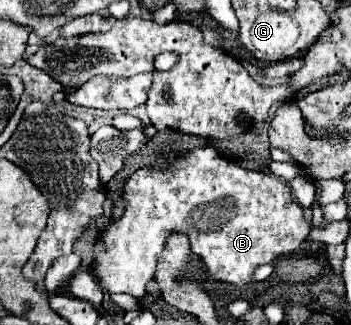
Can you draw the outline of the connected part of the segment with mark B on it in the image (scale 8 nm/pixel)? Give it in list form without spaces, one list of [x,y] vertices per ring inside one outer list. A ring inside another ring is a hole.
[[[211,146],[197,148],[179,158],[167,147],[161,166],[137,170],[127,180],[123,190],[125,212],[121,218],[109,218],[105,230],[99,232],[99,238],[93,246],[93,262],[89,266],[93,278],[105,292],[125,292],[135,298],[143,298],[147,294],[147,284],[155,280],[157,258],[165,250],[167,238],[173,232],[185,234],[189,238],[191,252],[201,256],[209,274],[215,280],[243,286],[251,280],[251,274],[257,266],[269,264],[277,256],[293,254],[311,230],[311,224],[305,220],[303,208],[293,200],[287,182],[273,174],[241,168],[233,160],[223,160],[223,156],[219,156]]]

